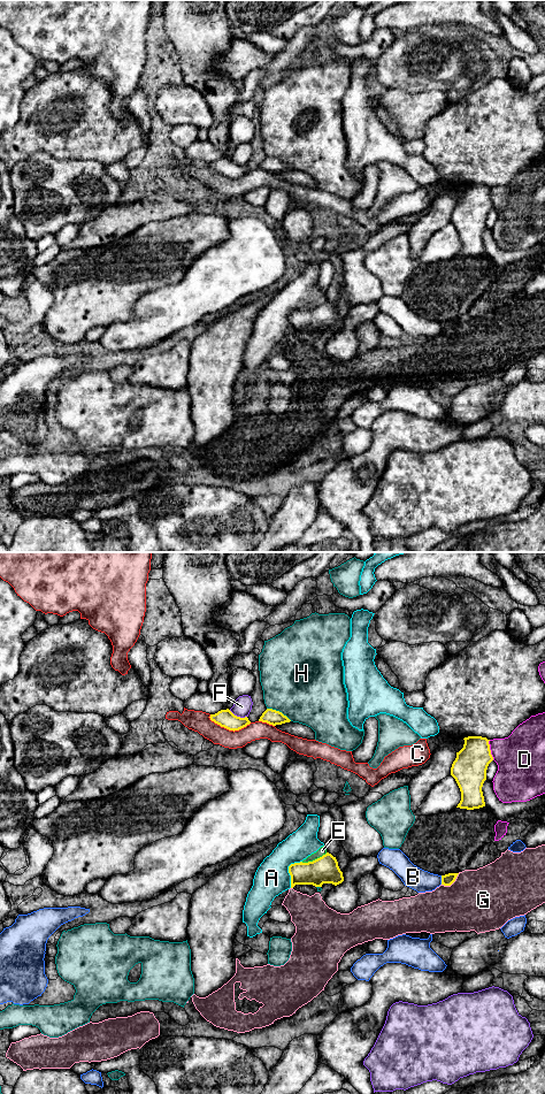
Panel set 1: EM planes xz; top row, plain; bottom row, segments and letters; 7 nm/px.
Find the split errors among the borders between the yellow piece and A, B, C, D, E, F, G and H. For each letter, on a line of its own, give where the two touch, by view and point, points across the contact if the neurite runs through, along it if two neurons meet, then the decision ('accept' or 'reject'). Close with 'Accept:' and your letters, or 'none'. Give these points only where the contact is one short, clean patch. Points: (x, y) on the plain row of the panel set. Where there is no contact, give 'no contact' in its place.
A: meets yellow in xz at (289, 319); reject
B: meets yellow in xz at (442, 328); reject
C: meets yellow in xz at (230, 177); reject
D: meets yellow in xz at (490, 198); reject
E: meets yellow in xz at (315, 307); border along xz (327, 300), (312, 308), (301, 310); reject
F: meets yellow in xz at (238, 165); border along xz (229, 158), (237, 163), (246, 165); reject
G: meets yellow in xz at (451, 331); border along xz (459, 321), (450, 333), (442, 333); reject
H: meets yellow in xz at (278, 159); reject
Accept: none

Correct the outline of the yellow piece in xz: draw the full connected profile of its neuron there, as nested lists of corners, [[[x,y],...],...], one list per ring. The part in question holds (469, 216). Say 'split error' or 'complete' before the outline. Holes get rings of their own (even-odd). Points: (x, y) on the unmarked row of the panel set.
complete; [[[465,185],[463,196],[456,200],[451,215],[451,223],[455,227],[461,248],[456,255],[474,258],[485,254],[482,235],[486,228],[486,217],[493,208],[486,185]]]

